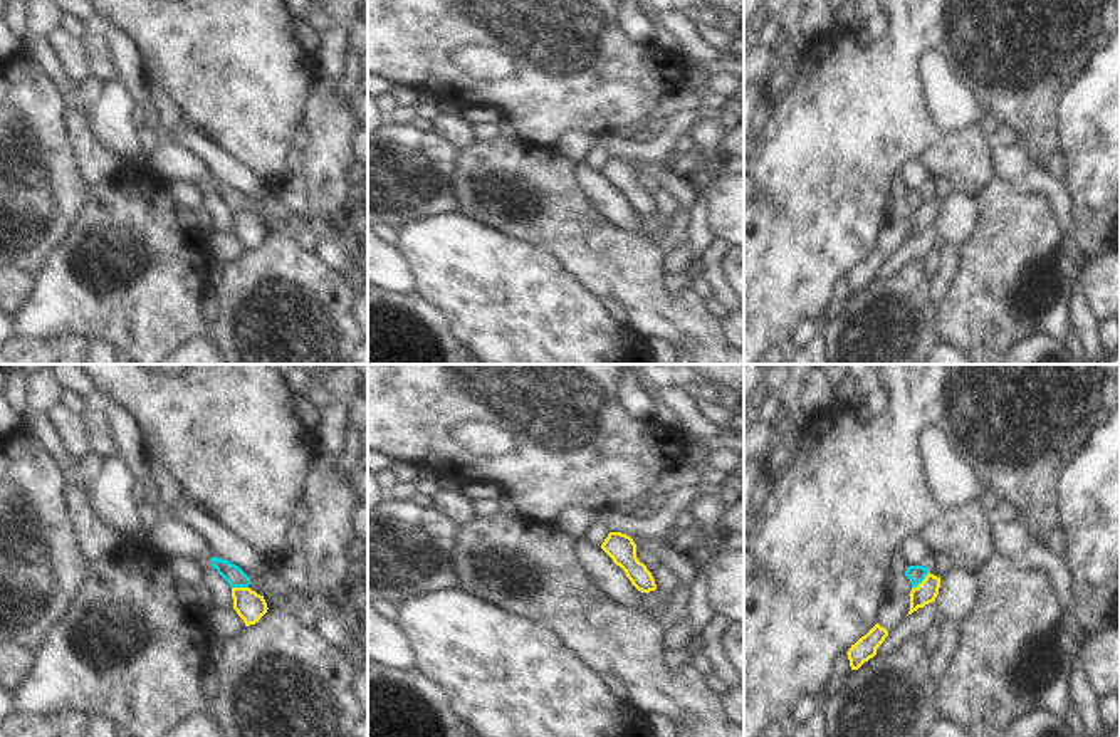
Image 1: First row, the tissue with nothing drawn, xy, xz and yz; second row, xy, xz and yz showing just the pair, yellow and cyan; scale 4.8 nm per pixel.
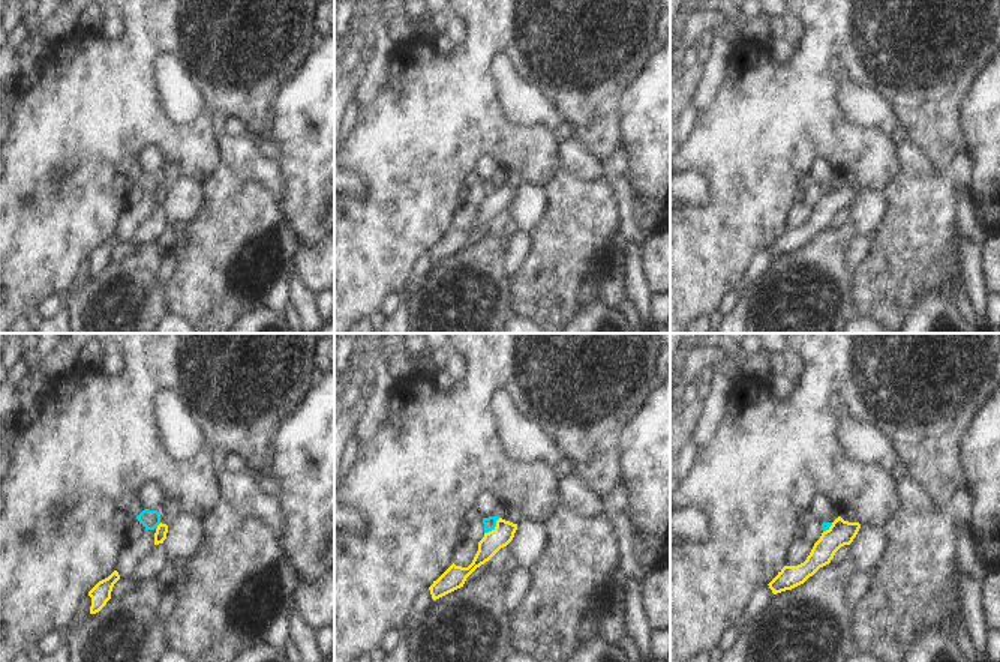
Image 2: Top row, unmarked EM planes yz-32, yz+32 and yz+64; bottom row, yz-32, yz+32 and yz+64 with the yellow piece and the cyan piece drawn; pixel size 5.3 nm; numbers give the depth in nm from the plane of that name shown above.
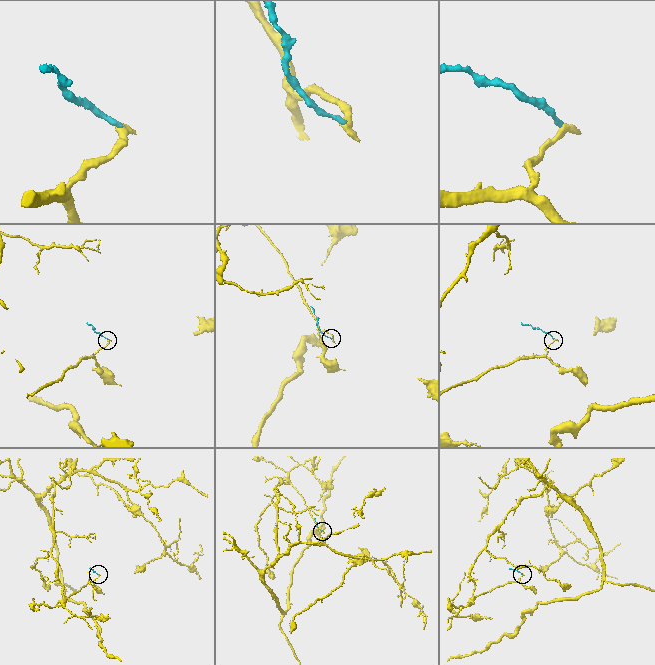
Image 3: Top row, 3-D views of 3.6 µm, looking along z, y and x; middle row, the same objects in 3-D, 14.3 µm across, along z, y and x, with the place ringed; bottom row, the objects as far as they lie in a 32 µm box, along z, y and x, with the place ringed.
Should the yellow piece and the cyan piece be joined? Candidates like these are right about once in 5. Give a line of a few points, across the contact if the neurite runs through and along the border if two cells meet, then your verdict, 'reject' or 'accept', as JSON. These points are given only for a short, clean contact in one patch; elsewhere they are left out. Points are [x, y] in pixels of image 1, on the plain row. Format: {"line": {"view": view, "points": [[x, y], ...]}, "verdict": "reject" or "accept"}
{"line": {"view": "yz", "points": [[929, 197], [912, 212]]}, "verdict": "reject"}

